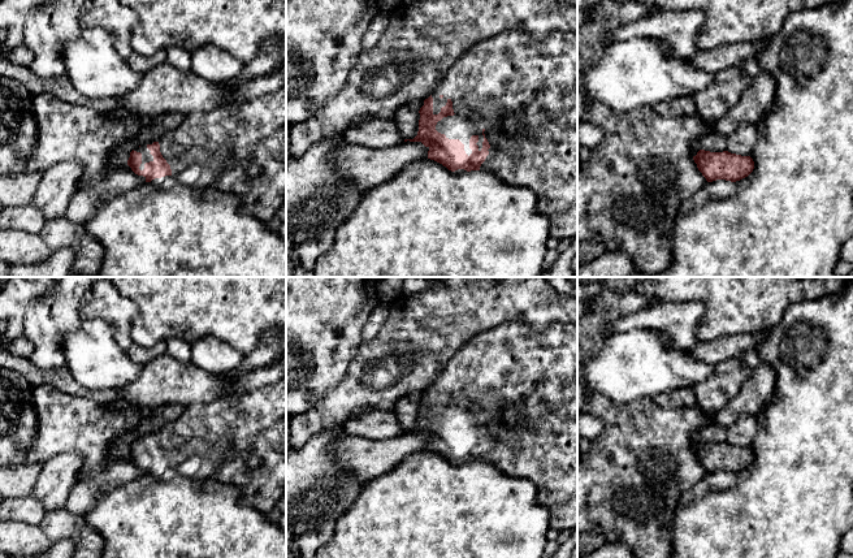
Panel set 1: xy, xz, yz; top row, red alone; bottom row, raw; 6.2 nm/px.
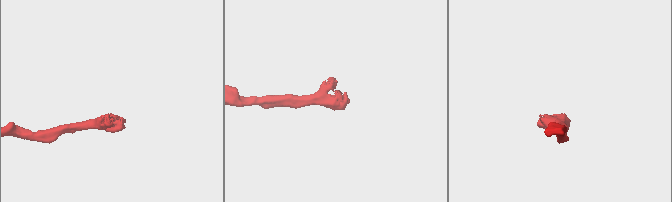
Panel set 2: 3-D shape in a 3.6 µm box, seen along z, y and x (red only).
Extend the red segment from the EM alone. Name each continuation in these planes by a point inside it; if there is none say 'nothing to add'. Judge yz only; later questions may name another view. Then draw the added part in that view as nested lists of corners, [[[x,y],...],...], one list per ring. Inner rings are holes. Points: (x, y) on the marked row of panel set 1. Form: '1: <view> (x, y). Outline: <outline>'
nothing to add

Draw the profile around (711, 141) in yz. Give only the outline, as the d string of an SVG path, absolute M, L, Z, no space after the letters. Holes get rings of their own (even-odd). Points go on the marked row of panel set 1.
M710 125L705 134L692 142L692 156L696 156L700 150L710 152L727 151L727 138Z

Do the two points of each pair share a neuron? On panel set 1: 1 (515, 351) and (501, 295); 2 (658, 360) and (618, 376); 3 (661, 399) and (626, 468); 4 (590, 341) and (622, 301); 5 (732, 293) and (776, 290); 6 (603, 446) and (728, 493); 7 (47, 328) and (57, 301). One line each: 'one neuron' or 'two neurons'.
1: two neurons
2: one neuron
3: two neurons
4: one neuron
5: one neuron
6: two neurons
7: one neuron

